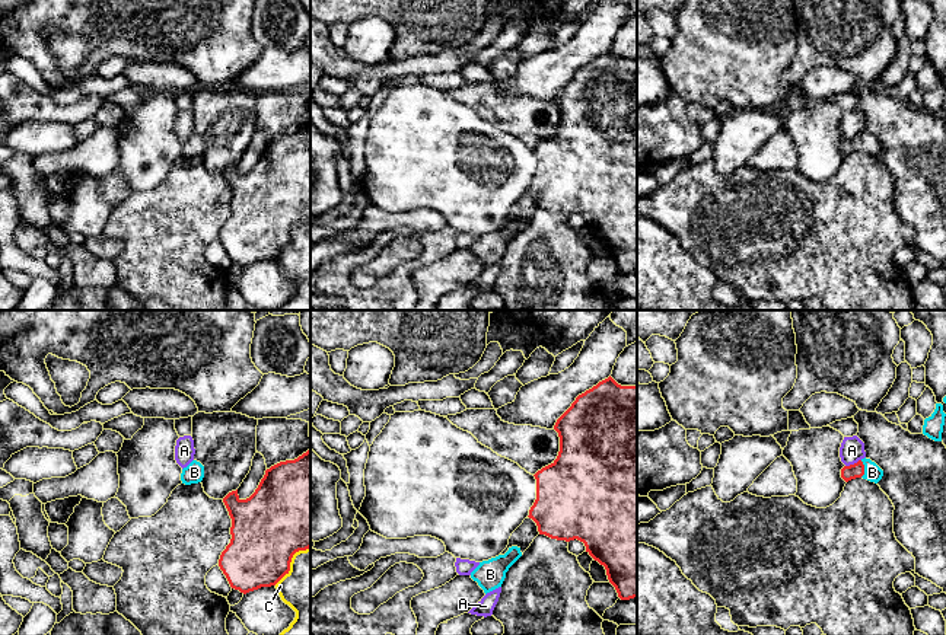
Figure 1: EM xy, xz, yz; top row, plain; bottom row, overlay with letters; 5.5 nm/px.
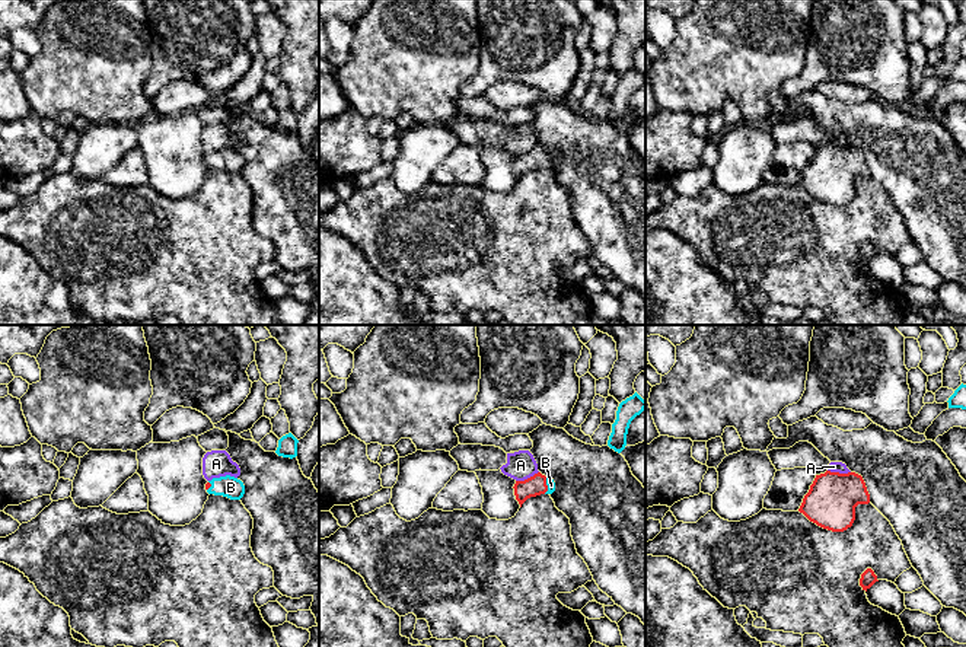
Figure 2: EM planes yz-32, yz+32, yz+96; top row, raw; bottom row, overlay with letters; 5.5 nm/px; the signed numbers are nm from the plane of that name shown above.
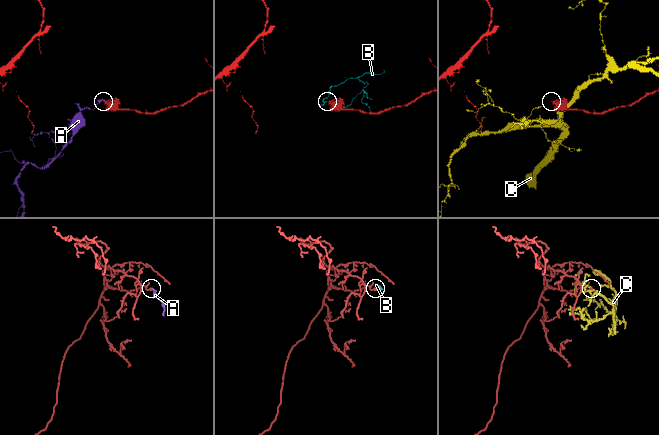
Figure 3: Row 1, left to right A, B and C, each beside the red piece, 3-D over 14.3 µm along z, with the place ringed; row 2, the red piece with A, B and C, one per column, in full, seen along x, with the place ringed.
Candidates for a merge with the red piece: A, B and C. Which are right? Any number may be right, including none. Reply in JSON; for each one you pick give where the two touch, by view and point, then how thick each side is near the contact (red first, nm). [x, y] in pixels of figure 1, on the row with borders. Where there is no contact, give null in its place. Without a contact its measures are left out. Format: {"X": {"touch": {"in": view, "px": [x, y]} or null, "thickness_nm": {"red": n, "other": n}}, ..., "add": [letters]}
{"B": {"touch": {"in": "yz", "px": [863, 469]}, "thickness_nm": {"red": 80, "other": 100}}, "add": ["B"]}

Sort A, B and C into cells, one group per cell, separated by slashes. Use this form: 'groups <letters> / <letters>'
groups A / B / C

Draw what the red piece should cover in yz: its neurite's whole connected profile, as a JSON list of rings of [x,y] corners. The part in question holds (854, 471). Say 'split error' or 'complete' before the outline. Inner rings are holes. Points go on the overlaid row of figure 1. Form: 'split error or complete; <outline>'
split error; [[[861,459],[854,465],[841,469],[841,478],[848,482],[856,478],[863,478],[877,484],[883,476],[883,470],[870,459]]]

